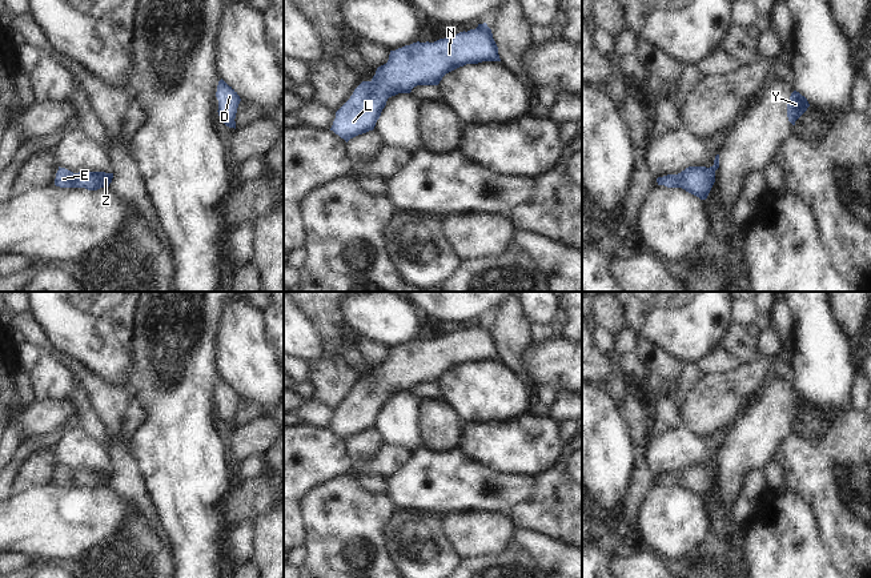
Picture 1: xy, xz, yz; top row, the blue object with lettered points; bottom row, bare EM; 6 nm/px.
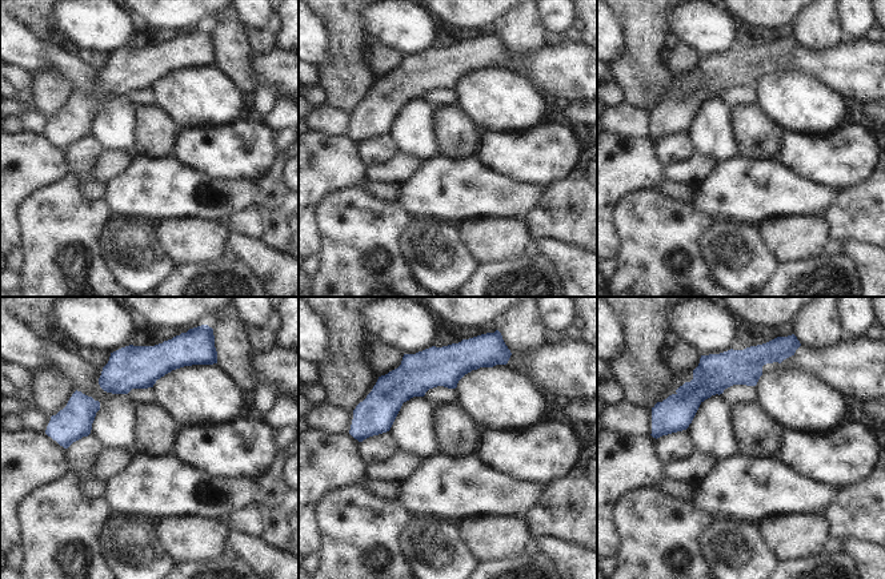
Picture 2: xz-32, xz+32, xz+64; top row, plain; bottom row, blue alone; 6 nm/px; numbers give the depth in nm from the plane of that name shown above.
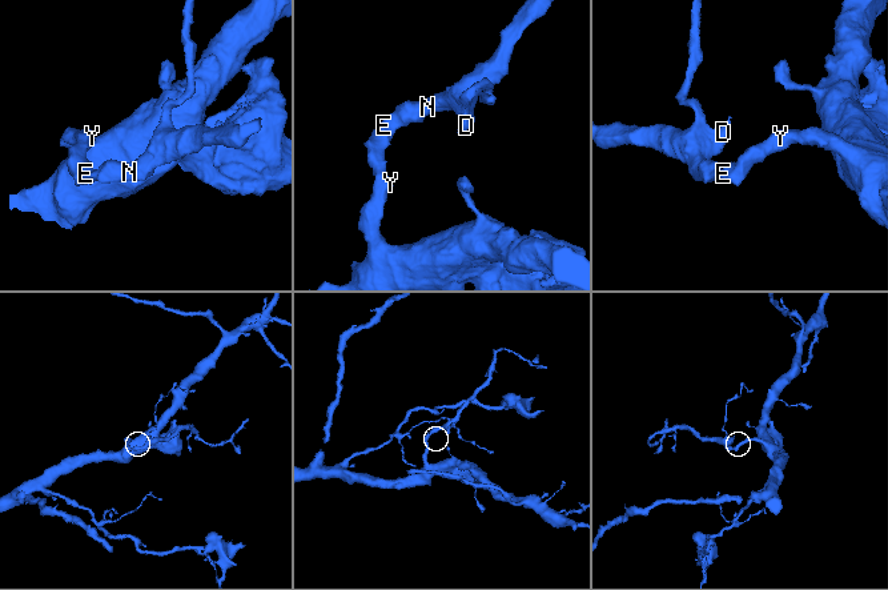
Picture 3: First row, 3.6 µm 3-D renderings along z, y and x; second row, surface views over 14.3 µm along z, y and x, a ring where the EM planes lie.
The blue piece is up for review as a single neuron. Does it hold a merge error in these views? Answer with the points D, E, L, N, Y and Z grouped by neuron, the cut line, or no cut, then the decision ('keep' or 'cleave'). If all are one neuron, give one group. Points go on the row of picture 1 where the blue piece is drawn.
D E L N Y Z; no cut; keep

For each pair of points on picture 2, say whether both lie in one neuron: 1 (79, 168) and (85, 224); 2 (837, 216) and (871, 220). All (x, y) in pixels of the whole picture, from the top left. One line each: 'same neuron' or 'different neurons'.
1: different neurons
2: same neuron

